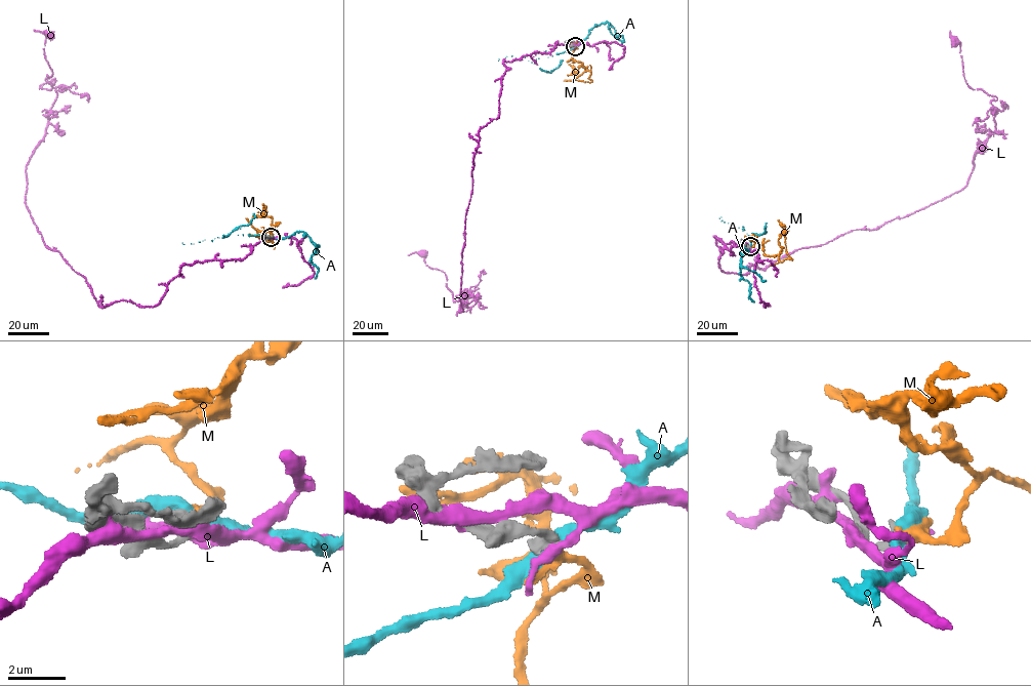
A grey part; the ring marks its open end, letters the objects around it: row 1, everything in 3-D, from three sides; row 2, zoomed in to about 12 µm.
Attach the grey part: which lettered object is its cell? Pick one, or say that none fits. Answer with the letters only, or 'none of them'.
M

